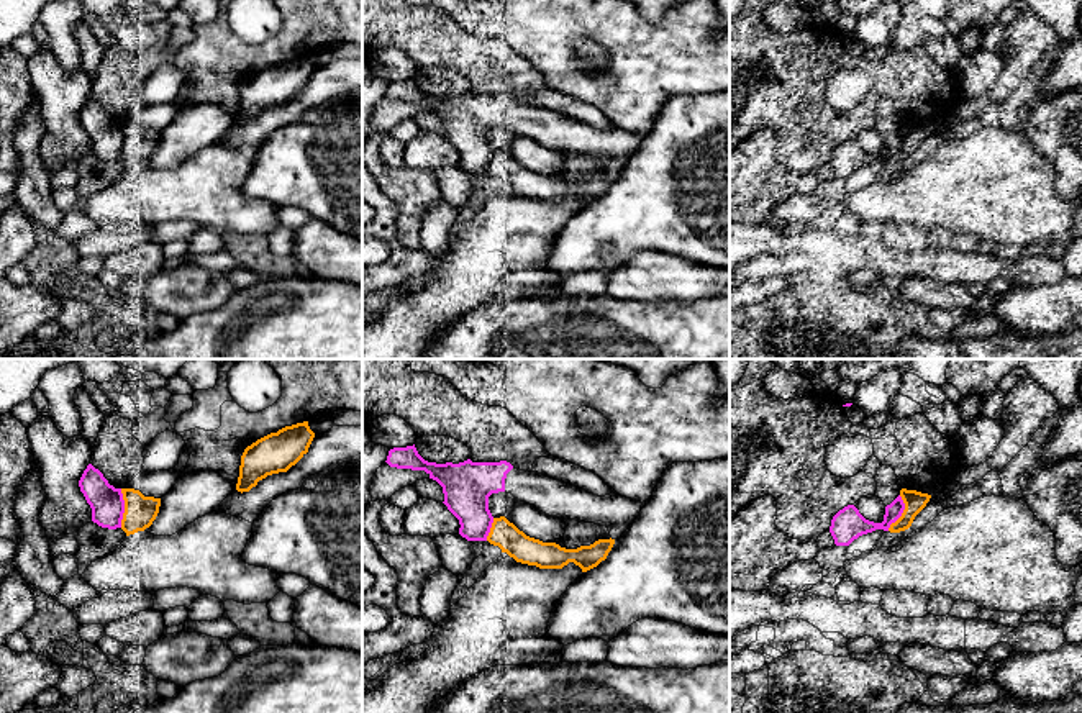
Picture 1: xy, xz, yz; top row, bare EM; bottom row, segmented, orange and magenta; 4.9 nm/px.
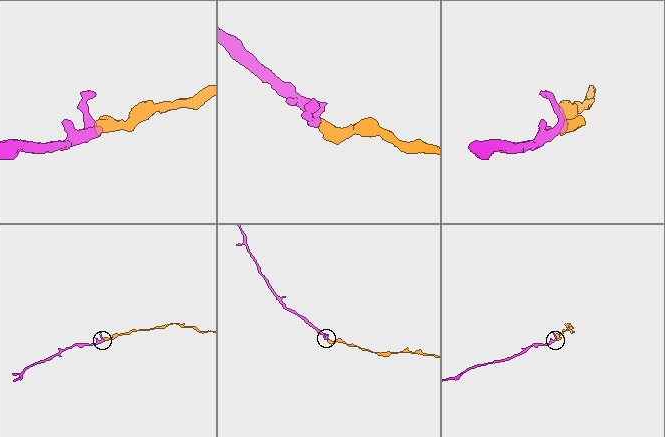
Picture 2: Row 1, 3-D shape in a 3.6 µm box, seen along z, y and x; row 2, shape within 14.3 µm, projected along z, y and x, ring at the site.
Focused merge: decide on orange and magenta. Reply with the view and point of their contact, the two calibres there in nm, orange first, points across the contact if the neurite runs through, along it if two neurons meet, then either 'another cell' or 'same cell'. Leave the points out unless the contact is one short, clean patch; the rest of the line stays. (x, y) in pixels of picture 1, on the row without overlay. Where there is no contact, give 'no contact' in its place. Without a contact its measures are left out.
contact xy (125, 141); calibres 160 and 170 nm; another cell

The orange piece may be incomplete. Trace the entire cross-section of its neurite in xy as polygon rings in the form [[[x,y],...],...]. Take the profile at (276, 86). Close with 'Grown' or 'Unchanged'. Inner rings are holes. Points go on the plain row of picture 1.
[[[308,54],[285,59],[270,66],[251,79],[241,89],[238,125],[249,125],[267,108],[287,105],[307,85],[315,70]]]. Unchanged

